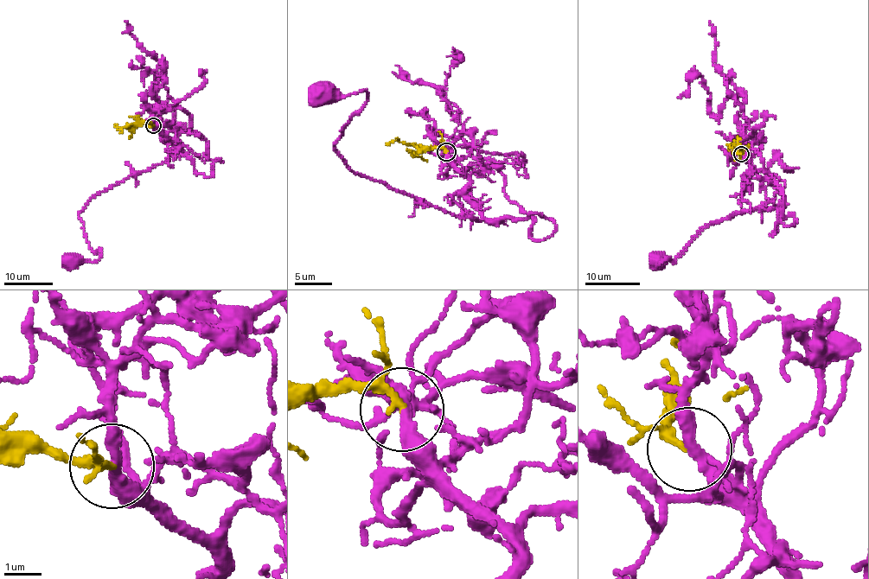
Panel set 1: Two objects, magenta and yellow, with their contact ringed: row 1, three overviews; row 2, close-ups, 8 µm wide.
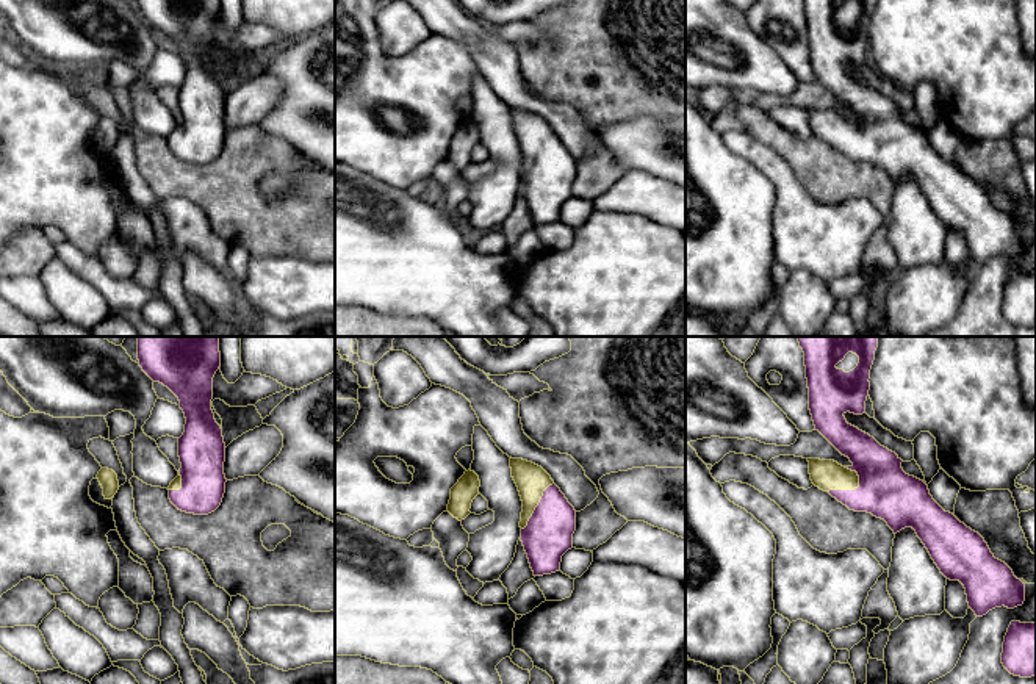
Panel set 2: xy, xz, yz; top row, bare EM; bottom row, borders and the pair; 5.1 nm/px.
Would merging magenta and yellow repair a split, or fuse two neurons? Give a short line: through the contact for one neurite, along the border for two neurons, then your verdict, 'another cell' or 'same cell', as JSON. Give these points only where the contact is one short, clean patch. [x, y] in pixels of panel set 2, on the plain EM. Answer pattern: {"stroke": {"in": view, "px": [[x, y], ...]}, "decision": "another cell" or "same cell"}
{"stroke": {"in": "yz", "px": [[884, 140], [848, 140], [827, 124]]}, "decision": "same cell"}

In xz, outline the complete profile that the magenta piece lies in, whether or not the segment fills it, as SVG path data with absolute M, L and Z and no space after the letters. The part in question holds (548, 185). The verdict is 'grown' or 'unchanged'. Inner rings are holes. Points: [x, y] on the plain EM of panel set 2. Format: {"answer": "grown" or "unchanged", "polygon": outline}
{"answer": "grown", "polygon": "M510 106L510 117L523 150L520 188L534 225L560 221L562 205L573 197L576 160L541 116Z"}

